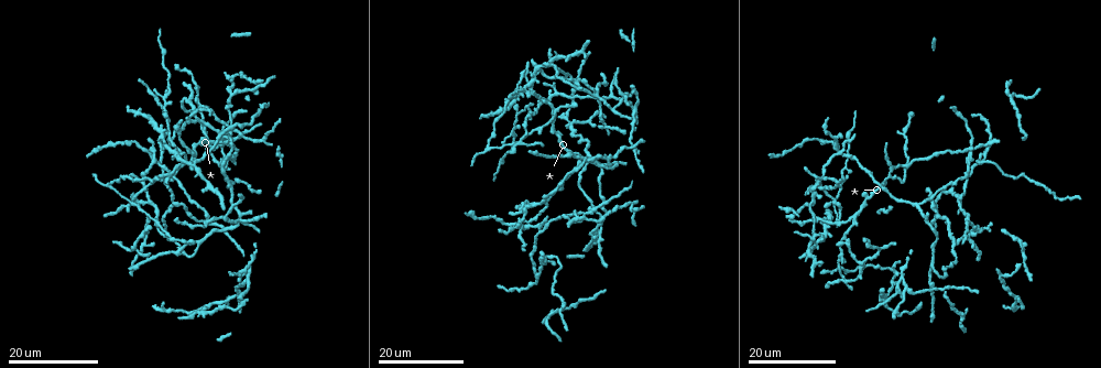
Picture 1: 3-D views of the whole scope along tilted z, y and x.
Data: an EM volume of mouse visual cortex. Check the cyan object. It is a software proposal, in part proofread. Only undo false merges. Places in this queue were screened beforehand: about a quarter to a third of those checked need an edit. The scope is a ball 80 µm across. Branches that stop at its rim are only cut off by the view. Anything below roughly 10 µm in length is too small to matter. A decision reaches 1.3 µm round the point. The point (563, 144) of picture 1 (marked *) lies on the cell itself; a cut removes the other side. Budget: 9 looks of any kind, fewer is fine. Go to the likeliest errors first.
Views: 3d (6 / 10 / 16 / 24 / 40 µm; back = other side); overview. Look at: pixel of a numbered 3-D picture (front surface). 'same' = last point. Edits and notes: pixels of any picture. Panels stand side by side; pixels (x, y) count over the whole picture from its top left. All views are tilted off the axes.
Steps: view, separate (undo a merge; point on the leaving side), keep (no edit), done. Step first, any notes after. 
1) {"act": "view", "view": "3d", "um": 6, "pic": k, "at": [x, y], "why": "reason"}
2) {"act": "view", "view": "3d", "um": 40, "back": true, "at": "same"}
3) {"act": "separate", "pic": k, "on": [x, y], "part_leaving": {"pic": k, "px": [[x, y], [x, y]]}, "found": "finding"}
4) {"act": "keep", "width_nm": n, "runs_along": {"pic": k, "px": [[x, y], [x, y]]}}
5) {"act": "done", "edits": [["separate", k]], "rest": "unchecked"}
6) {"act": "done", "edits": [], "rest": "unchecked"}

{"act": "view", "view": "3d", "um": 24, "pic": 1, "at": [249, 267], "why": "side arm on a straight run"}

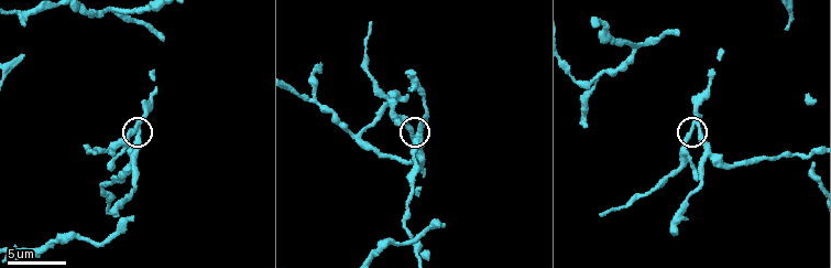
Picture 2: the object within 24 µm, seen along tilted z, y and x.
{"act": "view", "view": "3d", "um": 10, "pic": 2, "at": [695, 125], "why": "closer look"}

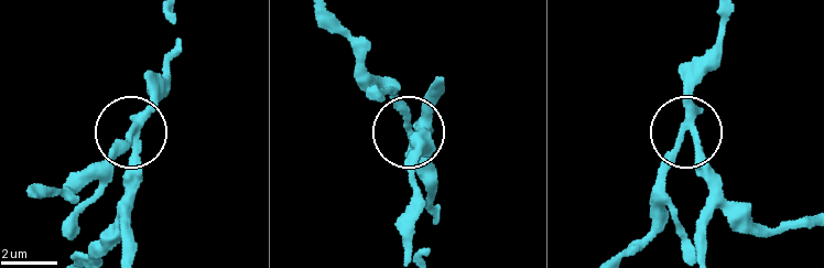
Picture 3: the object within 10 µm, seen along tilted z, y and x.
{"act": "keep", "arms": 3, "found": "all the same cell"}

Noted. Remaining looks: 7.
{"act": "view", "view": "3d", "um": 24, "pic": 1, "at": [891, 175], "why": "two arms at a narrow angle"}

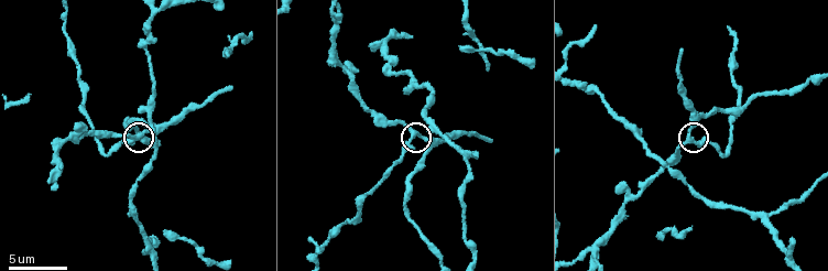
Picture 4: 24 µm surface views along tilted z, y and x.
{"act": "view", "view": "3d", "um": 10, "pic": 4, "at": [694, 141], "why": "closer look"}

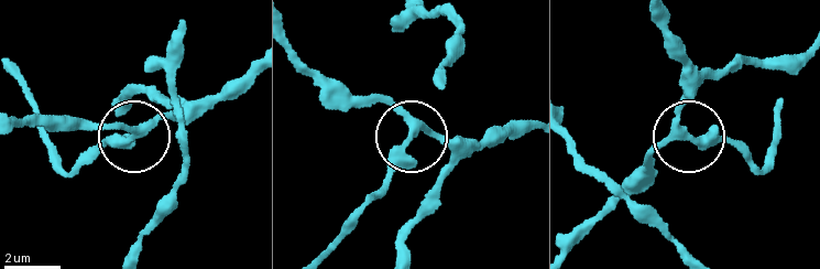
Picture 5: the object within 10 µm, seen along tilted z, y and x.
{"act": "keep", "arms": 4, "runs_along": {"pic": 5, "px": [[594, 219], [647, 155], [675, 141], [726, 140], [742, 149]]}, "found": "all the same cell"}

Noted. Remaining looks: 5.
{"act": "view", "view": "3d", "um": 24, "pic": 1, "at": [228, 300], "why": "a fork"}

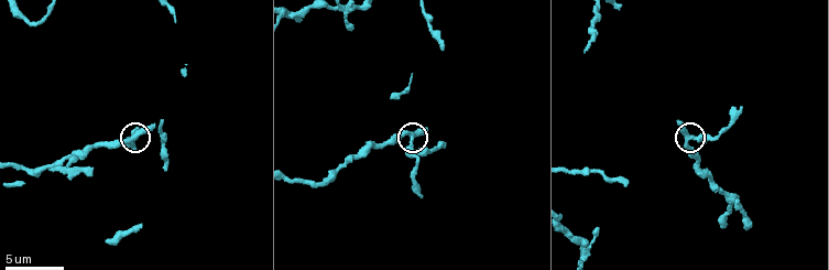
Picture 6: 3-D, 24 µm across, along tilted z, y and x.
{"act": "view", "view": "3d", "um": 10, "pic": 6, "at": [134, 137]}

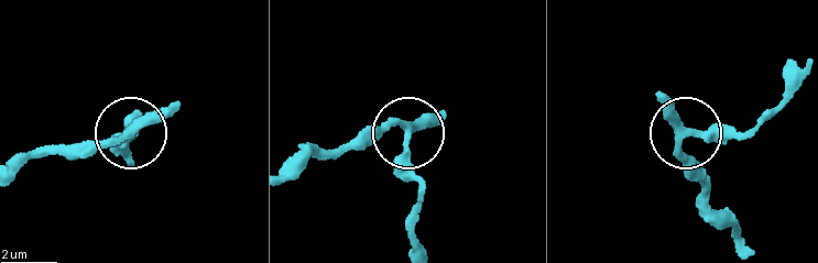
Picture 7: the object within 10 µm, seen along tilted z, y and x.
{"act": "view", "view": "3d", "um": 10, "back": true, "pic": 7, "at": [684, 134], "why": "from behind"}

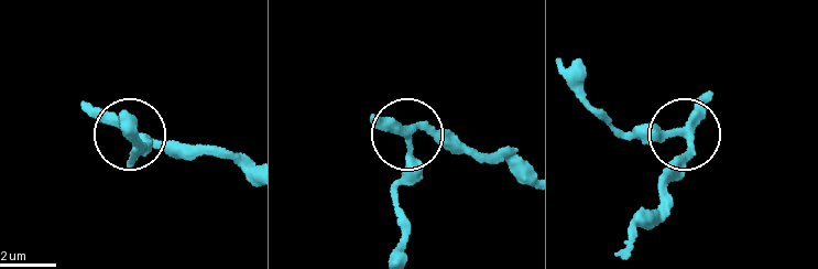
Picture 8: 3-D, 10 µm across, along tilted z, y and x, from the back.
{"act": "keep", "arms": 3, "found": "continuous, no second cell"}

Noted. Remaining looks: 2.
{"act": "view", "view": "3d", "um": 6, "pic": 2, "at": [592, 80]}

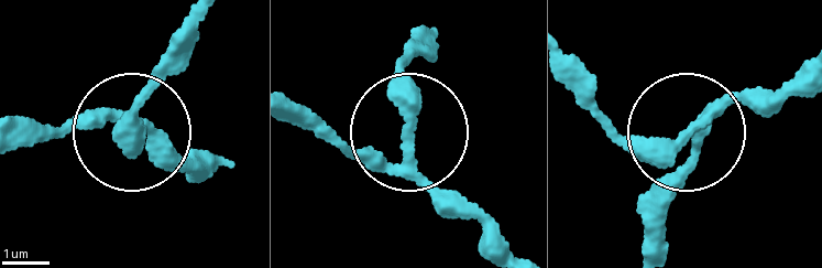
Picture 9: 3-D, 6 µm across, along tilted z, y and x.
{"act": "keep", "side_arm_um": 34, "arms": 3, "found": "all the same cell"}

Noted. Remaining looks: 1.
{"act": "done", "edits": [], "rest": "unchecked"}

